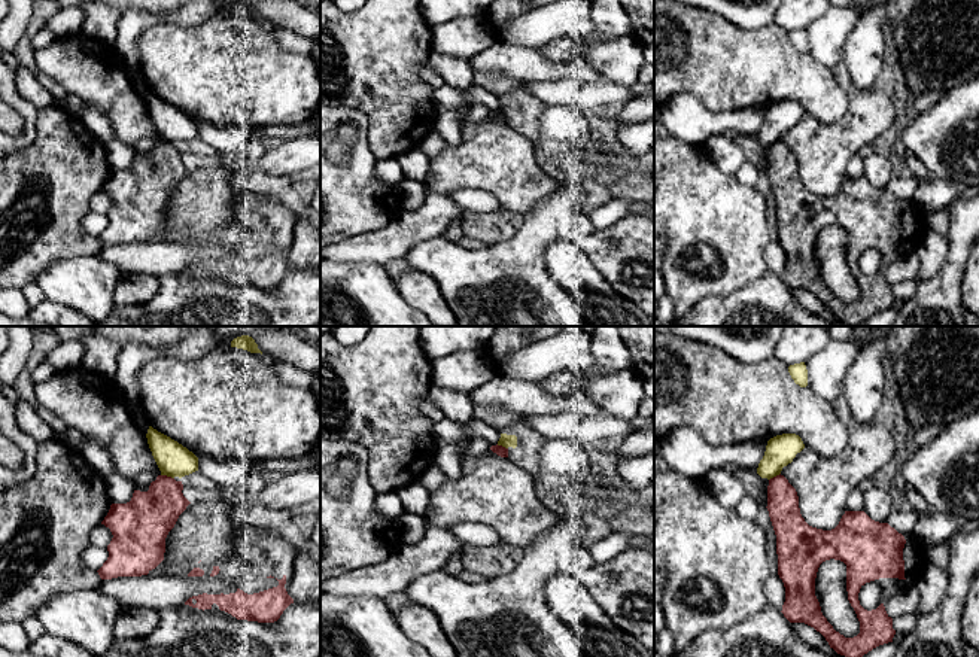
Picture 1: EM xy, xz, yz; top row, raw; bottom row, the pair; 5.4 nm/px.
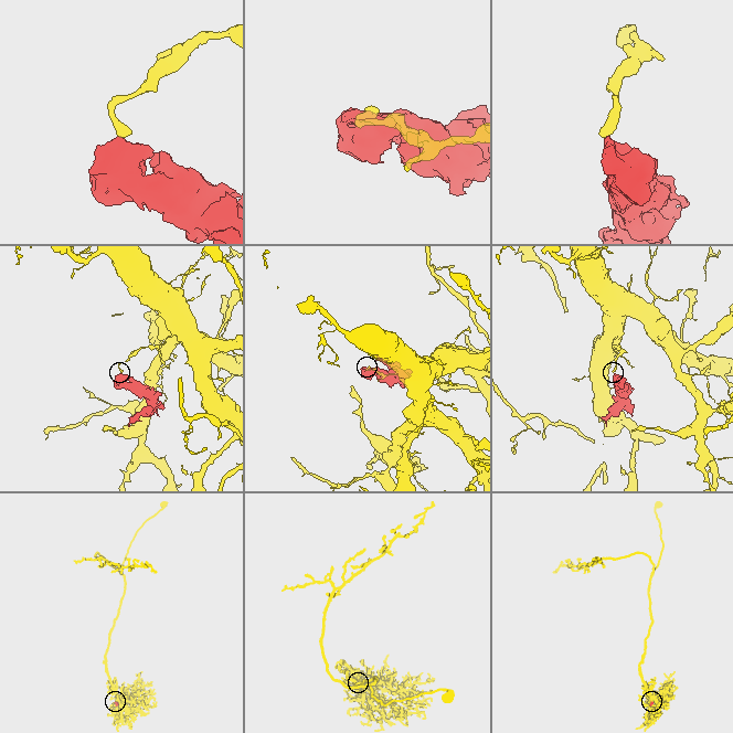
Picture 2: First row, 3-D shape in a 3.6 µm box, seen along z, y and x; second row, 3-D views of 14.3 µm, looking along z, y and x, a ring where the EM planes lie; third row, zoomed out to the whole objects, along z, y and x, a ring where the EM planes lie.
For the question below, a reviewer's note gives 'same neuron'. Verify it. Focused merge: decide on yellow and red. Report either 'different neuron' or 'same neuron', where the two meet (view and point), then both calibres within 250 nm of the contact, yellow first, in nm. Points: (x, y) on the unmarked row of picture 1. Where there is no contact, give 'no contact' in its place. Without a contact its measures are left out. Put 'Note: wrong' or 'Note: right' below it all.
different neuron; meets yellow in xy at (167, 142); 180 nm thick on the yellow side, 280 nm on the other
Note: wrong

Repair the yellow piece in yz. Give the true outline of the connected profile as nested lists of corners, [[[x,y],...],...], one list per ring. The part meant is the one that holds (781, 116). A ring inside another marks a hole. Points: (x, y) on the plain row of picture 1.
[[[782,100],[770,104],[758,130],[757,140],[767,146],[779,142],[782,134],[791,130],[803,115],[805,110],[796,100]]]

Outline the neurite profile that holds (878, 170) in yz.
[[[872,153],[864,159],[864,176],[872,186],[887,189],[894,179],[891,161],[879,153]]]

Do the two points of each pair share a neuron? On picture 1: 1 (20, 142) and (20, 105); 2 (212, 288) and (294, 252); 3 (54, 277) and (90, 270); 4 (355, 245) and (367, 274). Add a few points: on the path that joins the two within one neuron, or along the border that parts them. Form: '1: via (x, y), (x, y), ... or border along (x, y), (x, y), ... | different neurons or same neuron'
1: via (29, 133), (29, 113) | same neuron
2: border along (294, 267), (304, 271) | different neurons
3: via (63, 277), (81, 277) | same neuron
4: border along (336, 261), (379, 262), (383, 265) | different neurons

